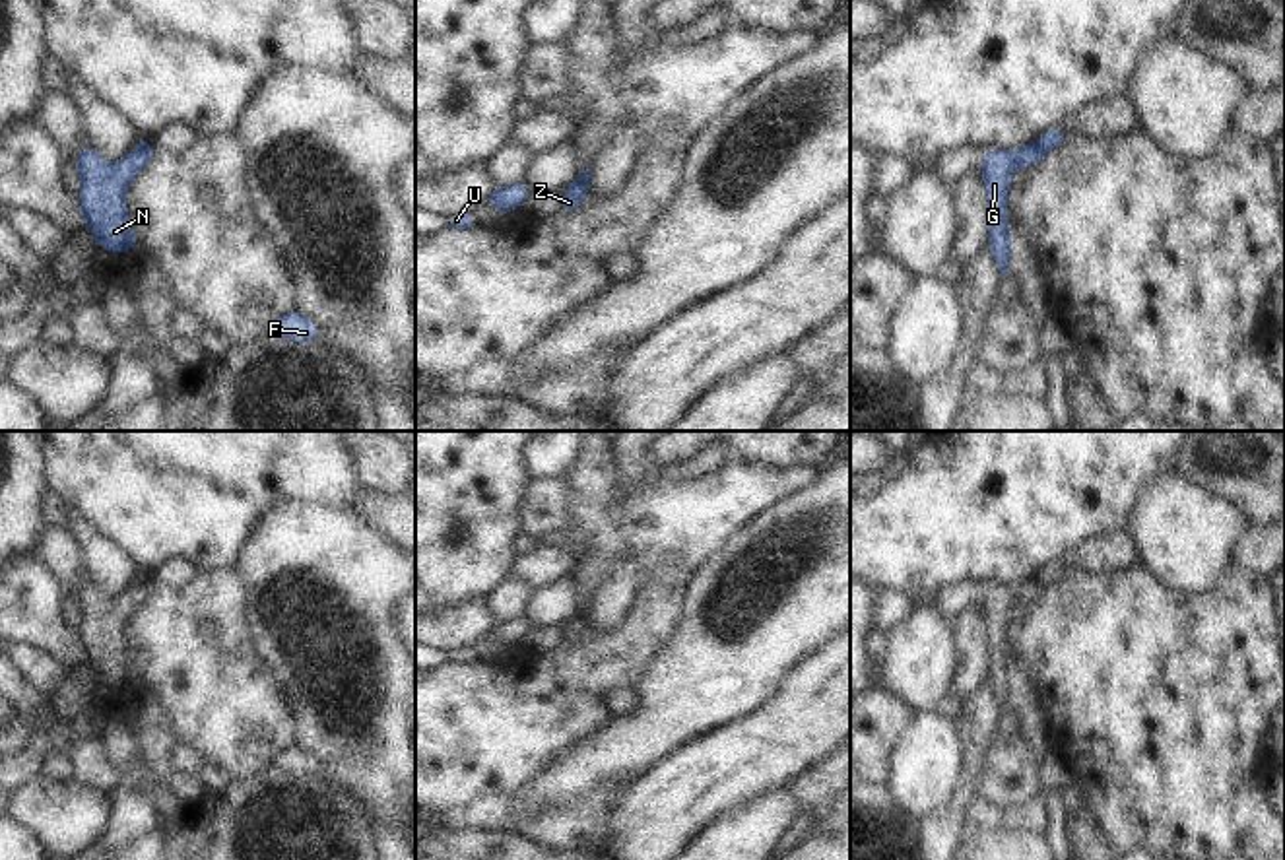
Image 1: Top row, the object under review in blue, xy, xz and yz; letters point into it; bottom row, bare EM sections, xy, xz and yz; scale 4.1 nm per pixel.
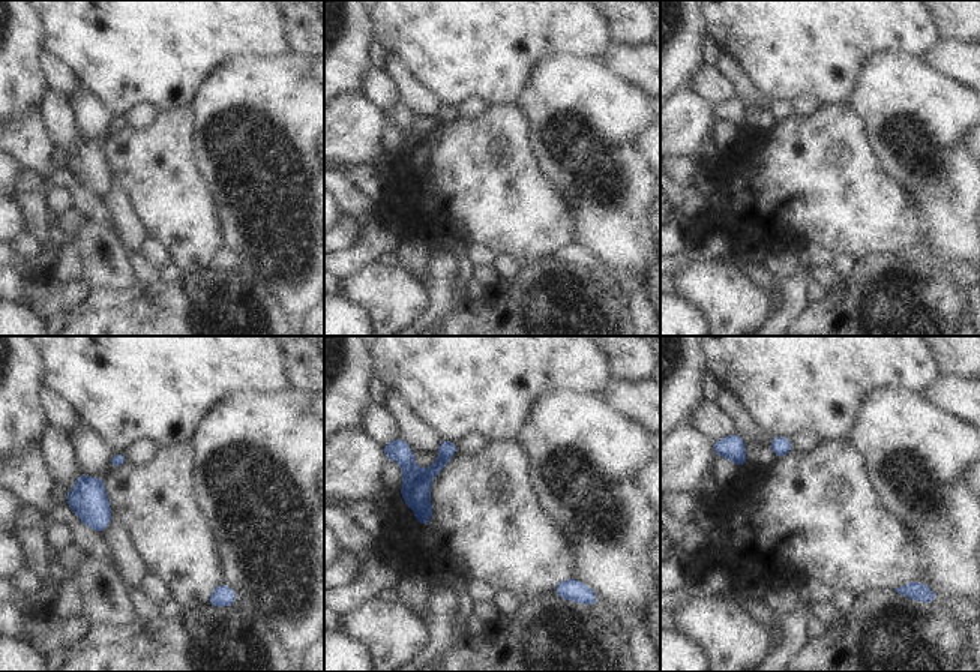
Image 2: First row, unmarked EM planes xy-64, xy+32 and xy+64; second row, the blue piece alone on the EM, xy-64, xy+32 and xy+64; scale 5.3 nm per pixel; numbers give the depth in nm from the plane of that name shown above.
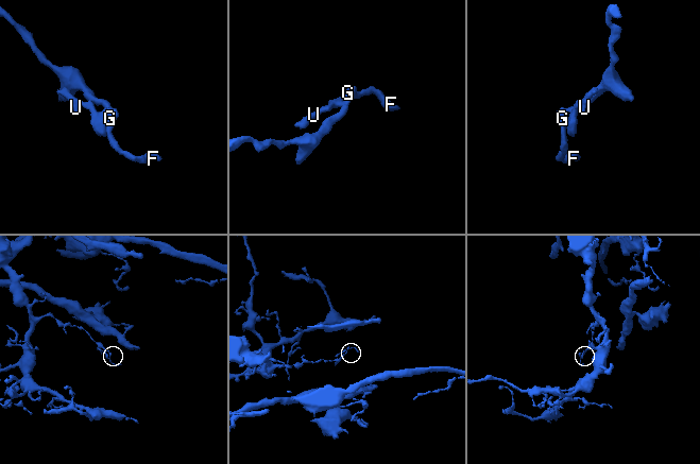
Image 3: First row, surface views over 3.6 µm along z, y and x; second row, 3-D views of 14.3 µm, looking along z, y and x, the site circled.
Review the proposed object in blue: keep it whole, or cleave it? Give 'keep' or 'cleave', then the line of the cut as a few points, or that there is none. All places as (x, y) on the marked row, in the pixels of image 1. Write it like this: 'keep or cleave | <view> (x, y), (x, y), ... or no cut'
cleave | yz (1035, 144), (1043, 152)

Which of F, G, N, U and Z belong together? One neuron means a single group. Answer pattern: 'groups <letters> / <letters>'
groups F G N U / Z

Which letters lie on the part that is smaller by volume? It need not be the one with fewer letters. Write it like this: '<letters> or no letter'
F, G, N, U

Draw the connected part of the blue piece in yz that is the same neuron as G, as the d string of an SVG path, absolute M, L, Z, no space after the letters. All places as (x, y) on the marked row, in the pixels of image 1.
M1031 144L1017 151L986 151L982 175L990 202L990 248L1002 276L1009 270L1009 225L1005 217L1005 190L1015 167L1037 165L1044 151Z

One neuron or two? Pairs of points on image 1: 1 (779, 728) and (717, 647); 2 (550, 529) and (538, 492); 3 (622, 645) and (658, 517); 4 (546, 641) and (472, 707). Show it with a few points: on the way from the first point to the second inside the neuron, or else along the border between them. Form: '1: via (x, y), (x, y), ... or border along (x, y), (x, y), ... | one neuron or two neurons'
1: border along (790, 668), (779, 688), (757, 707), (721, 725) | two neurons
2: via (544, 519), (544, 501) | one neuron
3: border along (672, 562), (662, 562), (637, 591) | two neurons
4: border along (560, 645), (540, 655) | two neurons

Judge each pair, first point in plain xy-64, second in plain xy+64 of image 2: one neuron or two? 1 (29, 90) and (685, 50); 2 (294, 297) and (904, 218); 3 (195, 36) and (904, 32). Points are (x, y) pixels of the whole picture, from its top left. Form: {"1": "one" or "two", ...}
{"1": "one", "2": "two", "3": "one"}

